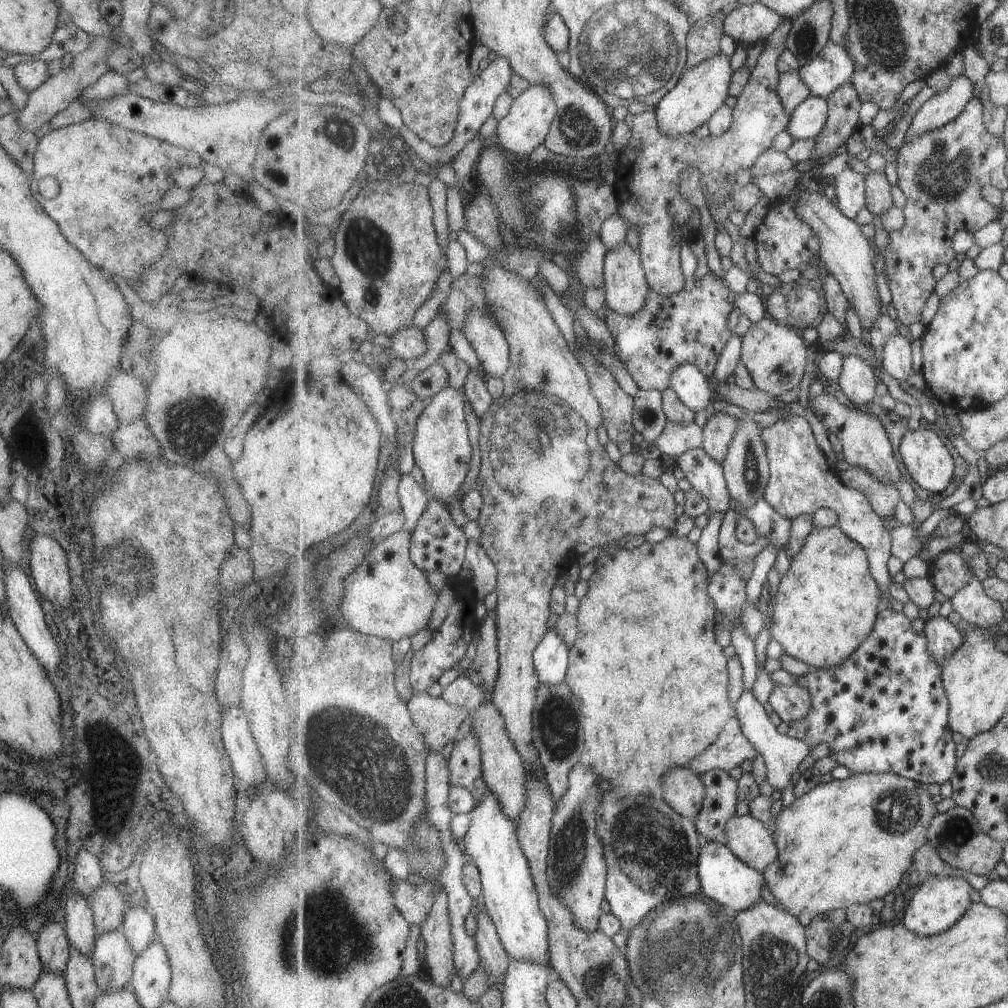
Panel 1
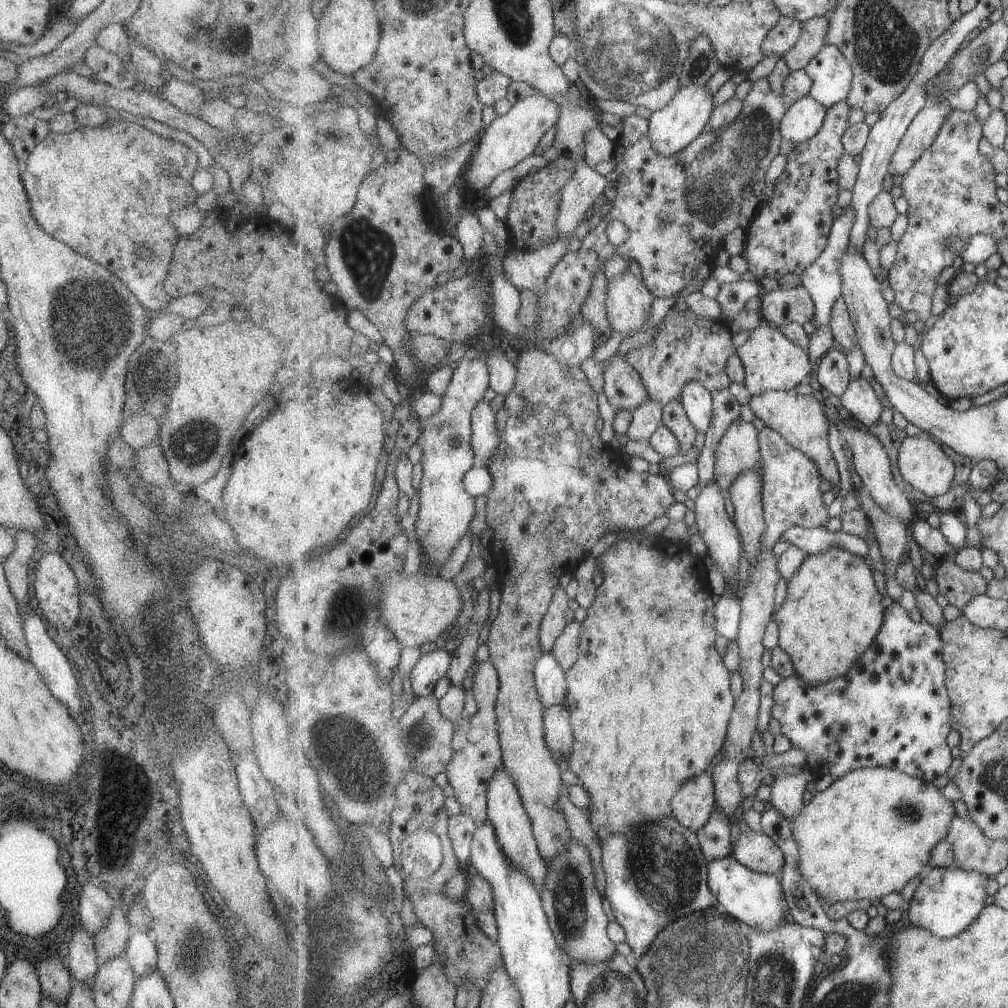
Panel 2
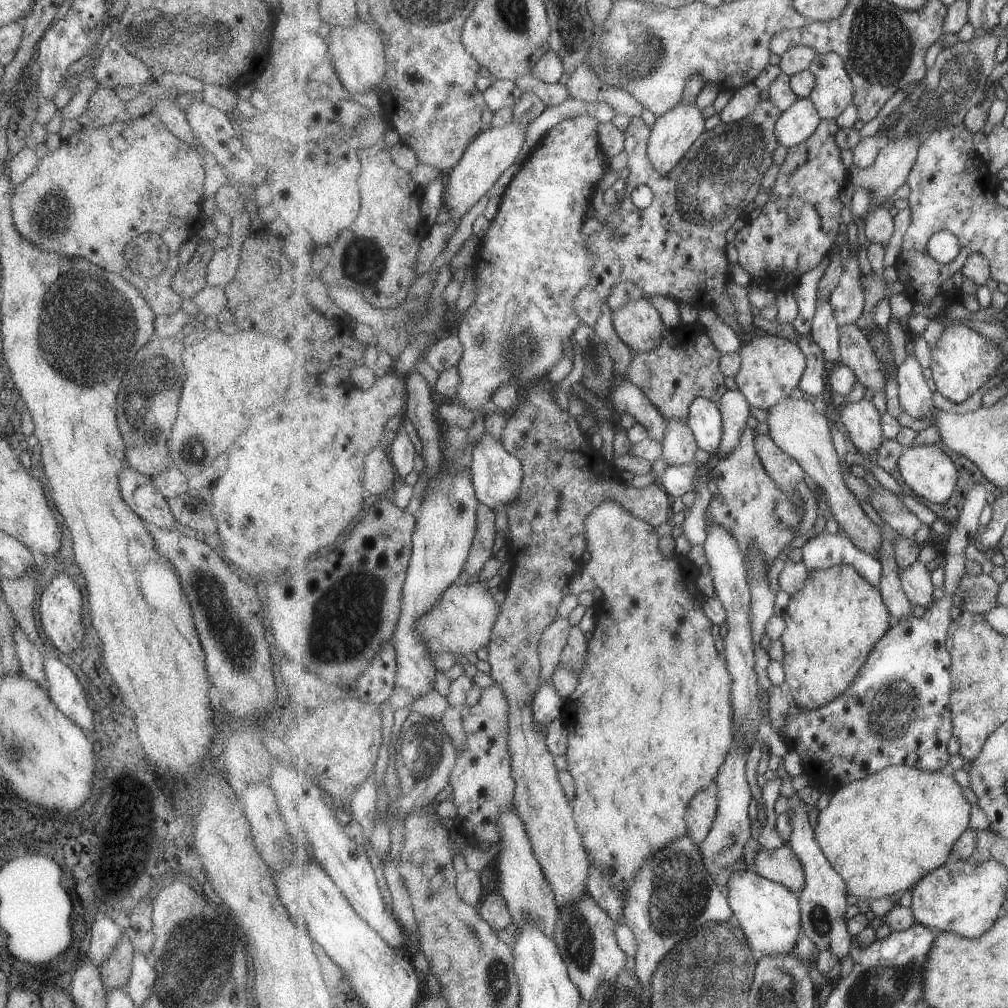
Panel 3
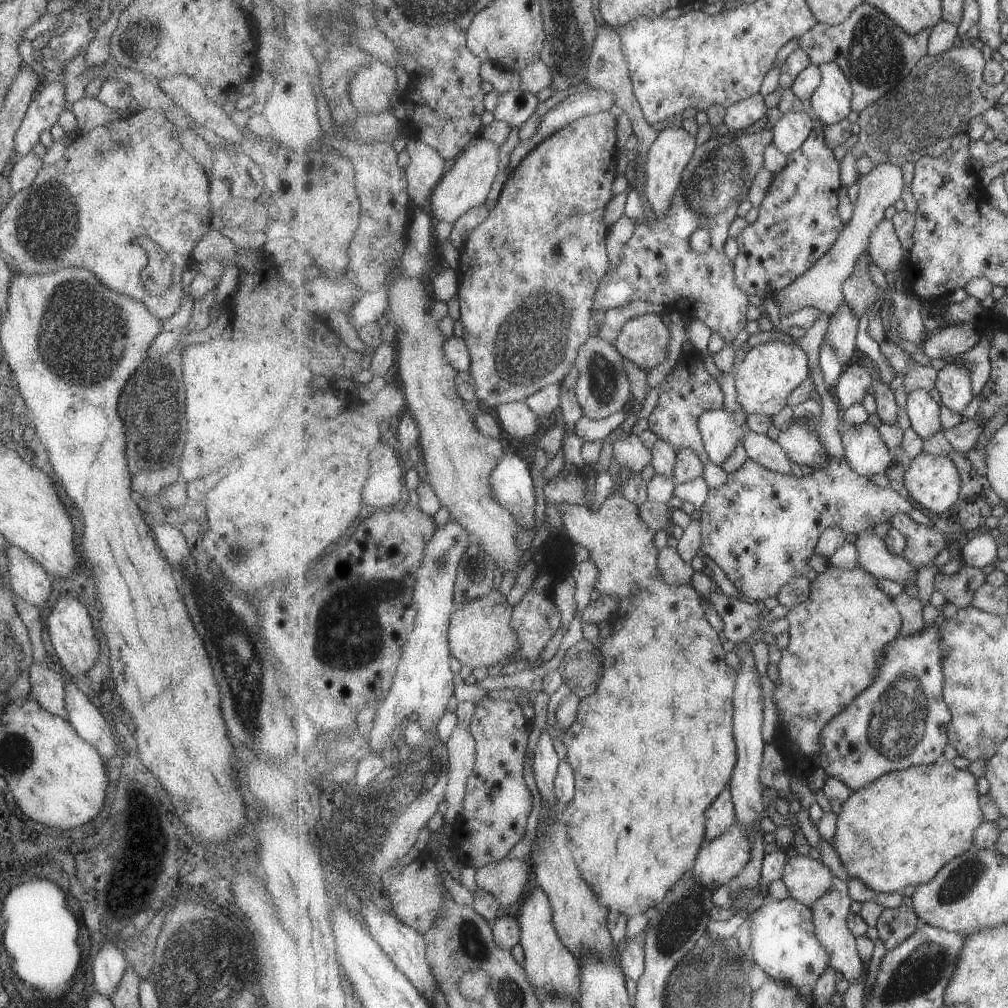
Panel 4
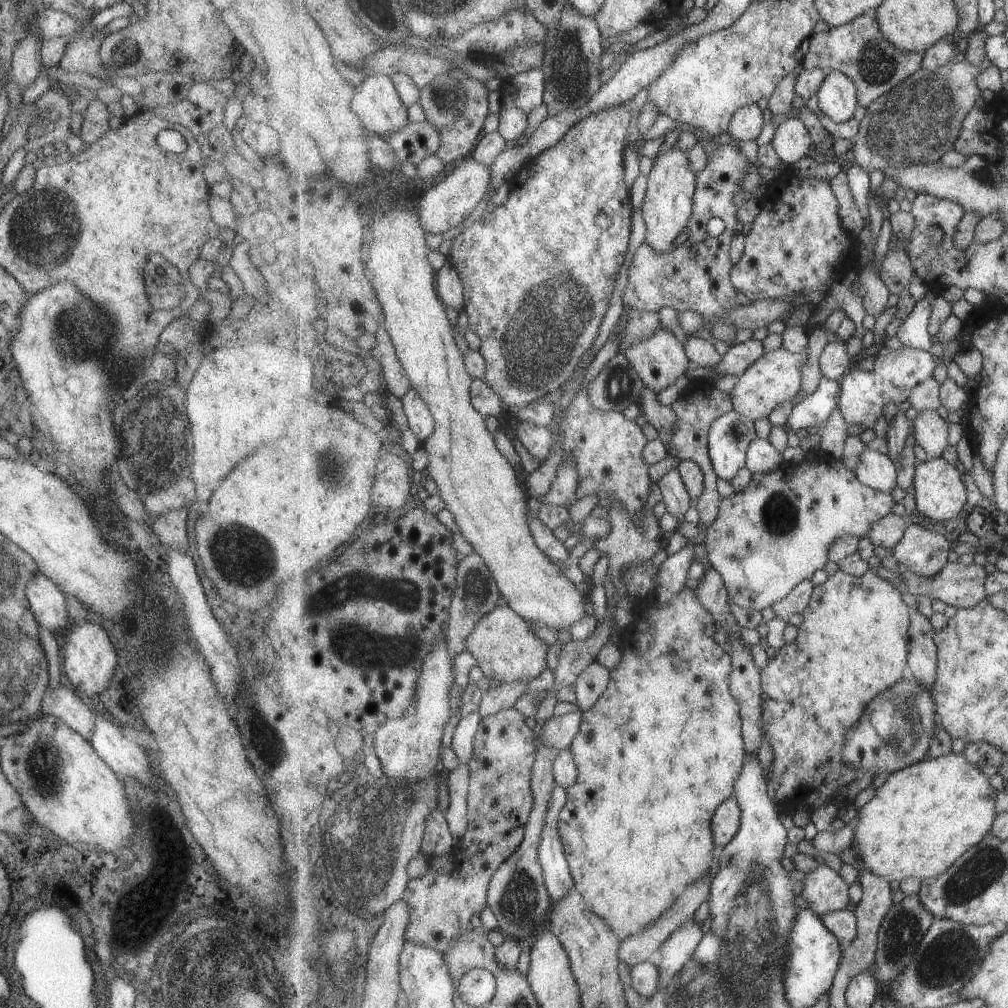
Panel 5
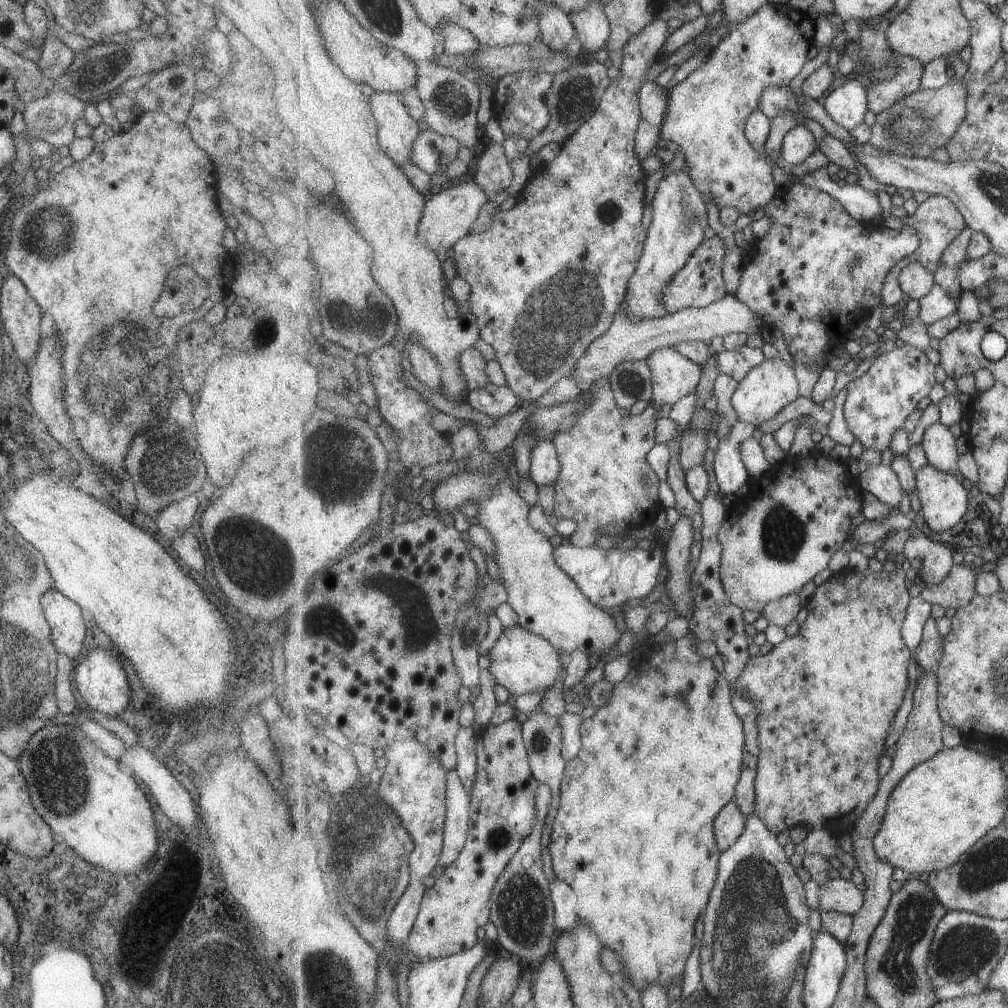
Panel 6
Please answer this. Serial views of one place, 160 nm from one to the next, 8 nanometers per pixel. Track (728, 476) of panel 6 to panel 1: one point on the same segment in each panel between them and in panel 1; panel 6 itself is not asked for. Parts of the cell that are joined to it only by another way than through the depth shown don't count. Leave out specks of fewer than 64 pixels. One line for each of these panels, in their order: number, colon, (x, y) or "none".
1: (692, 386)
2: (699, 403)
3: (705, 418)
4: (722, 430)
5: (730, 435)

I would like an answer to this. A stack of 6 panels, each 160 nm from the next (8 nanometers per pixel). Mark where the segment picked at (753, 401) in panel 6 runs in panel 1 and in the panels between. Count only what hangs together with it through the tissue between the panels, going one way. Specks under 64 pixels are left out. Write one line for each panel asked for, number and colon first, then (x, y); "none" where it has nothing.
1: (776, 355)
2: (772, 362)
3: (772, 367)
4: (765, 378)
5: (776, 377)

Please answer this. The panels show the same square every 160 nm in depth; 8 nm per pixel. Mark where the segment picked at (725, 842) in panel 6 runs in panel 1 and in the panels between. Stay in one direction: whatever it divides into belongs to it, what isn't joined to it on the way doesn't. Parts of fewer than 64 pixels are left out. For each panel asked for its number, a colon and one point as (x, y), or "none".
1: (684, 790)
2: (693, 805)
3: (701, 814)
4: (721, 816)
5: (727, 820)

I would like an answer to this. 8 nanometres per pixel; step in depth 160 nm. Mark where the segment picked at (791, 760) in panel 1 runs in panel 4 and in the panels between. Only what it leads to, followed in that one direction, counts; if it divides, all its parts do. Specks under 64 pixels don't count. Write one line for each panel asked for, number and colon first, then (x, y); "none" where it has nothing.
2: (787, 793)
3: (824, 903)
4: (831, 911)

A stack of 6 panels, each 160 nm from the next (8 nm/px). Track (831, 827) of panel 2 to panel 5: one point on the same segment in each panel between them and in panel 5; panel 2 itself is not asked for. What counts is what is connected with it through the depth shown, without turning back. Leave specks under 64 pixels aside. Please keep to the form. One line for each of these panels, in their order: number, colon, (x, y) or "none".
3: (884, 833)
4: (906, 826)
5: (924, 817)

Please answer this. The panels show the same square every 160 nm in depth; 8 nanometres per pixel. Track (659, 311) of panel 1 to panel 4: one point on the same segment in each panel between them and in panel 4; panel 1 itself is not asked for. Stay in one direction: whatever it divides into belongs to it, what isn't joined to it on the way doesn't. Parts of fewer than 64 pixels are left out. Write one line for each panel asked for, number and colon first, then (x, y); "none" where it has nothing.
2: (688, 347)
3: (687, 365)
4: (688, 391)

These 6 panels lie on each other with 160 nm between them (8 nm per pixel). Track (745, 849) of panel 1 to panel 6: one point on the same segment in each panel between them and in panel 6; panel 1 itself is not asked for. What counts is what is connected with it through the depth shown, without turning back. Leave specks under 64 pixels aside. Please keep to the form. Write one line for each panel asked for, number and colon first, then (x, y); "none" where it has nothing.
2: (757, 851)
3: (783, 865)
4: (807, 880)
5: (825, 891)
6: (840, 895)

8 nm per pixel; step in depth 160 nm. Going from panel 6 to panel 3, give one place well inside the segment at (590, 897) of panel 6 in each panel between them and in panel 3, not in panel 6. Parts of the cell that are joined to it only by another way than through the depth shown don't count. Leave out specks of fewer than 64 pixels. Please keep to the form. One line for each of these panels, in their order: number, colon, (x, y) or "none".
3: (638, 761)
4: (658, 735)
5: (662, 749)

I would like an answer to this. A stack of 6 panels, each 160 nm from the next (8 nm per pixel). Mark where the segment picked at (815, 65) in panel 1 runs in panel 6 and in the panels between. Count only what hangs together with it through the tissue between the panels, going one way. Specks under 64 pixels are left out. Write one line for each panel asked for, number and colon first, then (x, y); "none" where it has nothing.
2: (831, 71)
3: (834, 90)
4: (832, 102)
5: (838, 96)
6: (847, 105)

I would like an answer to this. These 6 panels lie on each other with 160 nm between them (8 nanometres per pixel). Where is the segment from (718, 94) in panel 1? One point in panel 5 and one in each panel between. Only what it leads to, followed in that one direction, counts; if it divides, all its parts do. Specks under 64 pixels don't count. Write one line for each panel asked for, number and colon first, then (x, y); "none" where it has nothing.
2: (672, 129)
3: (673, 135)
4: (670, 154)
5: (668, 203)

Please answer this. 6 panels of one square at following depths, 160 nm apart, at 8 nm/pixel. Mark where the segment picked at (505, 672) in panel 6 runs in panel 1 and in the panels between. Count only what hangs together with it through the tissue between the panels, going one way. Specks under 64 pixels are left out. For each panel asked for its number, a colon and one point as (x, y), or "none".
1: (389, 596)
2: (418, 608)
3: (462, 622)
4: (481, 634)
5: (508, 649)

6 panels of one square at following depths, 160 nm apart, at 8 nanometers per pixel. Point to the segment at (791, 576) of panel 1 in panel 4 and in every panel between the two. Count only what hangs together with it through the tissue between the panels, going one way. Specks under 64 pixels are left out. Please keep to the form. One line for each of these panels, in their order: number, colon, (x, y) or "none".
2: (834, 611)
3: (834, 623)
4: (838, 634)

